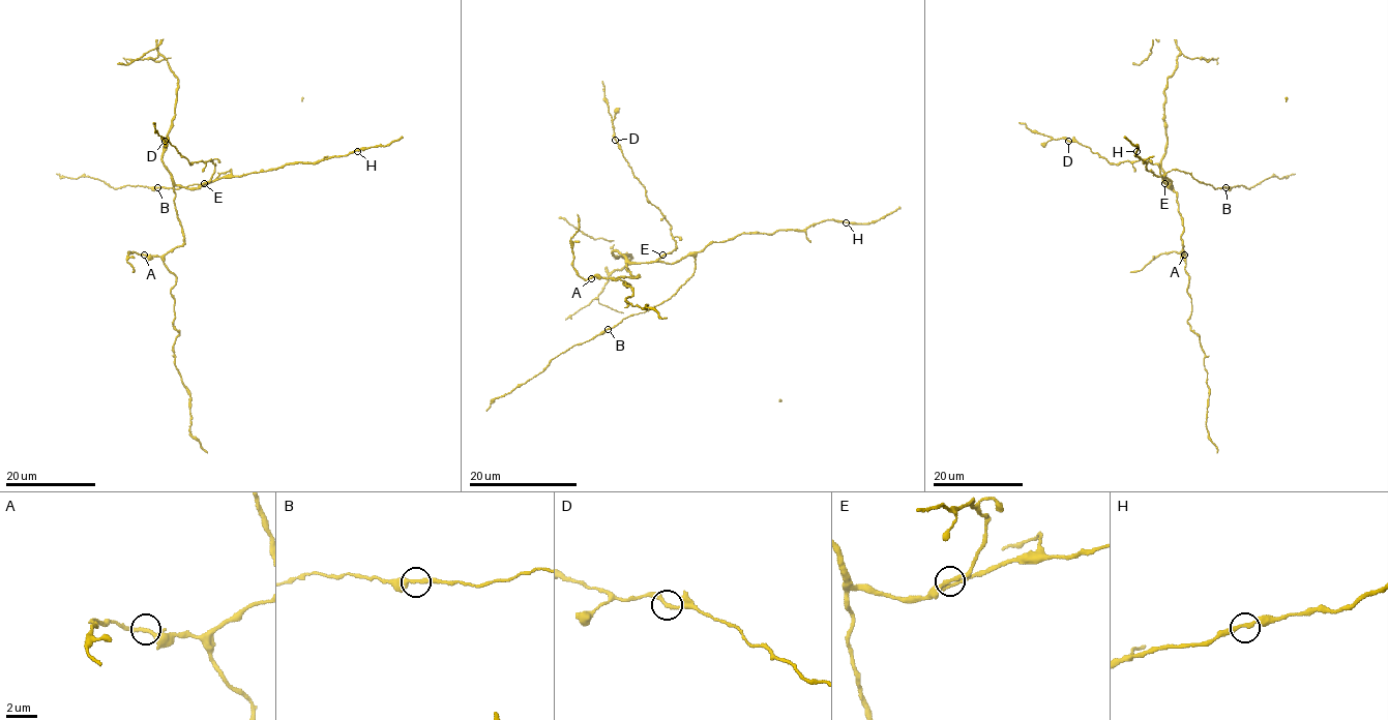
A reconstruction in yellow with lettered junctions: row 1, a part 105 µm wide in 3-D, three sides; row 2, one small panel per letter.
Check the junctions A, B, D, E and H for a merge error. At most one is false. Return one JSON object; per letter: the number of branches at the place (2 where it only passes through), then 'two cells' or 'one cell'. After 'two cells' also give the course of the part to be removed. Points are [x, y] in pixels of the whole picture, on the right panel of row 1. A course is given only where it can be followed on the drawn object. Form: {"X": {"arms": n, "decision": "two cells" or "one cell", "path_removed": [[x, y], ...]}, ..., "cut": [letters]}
{"A": {"arms": 2, "decision": "one cell"}, "B": {"arms": 2, "decision": "one cell"}, "D": {"arms": 2, "decision": "one cell"}, "E": {"arms": 2, "decision": "one cell"}, "H": {"arms": 2, "decision": "one cell"}, "cut": []}

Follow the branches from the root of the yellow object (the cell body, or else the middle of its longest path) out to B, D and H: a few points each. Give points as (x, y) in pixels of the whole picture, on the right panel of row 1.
B: (1177, 192), (1165, 175), (1172, 170), (1187, 172), (1215, 189), (1226, 187)
D: (1177, 192), (1162, 181), (1156, 164), (1141, 159), (1109, 163), (1089, 147), (1068, 141)
H: (1177, 192), (1170, 186), (1172, 182), (1168, 178), (1156, 177), (1146, 169), (1146, 163), (1134, 155), (1137, 151)

